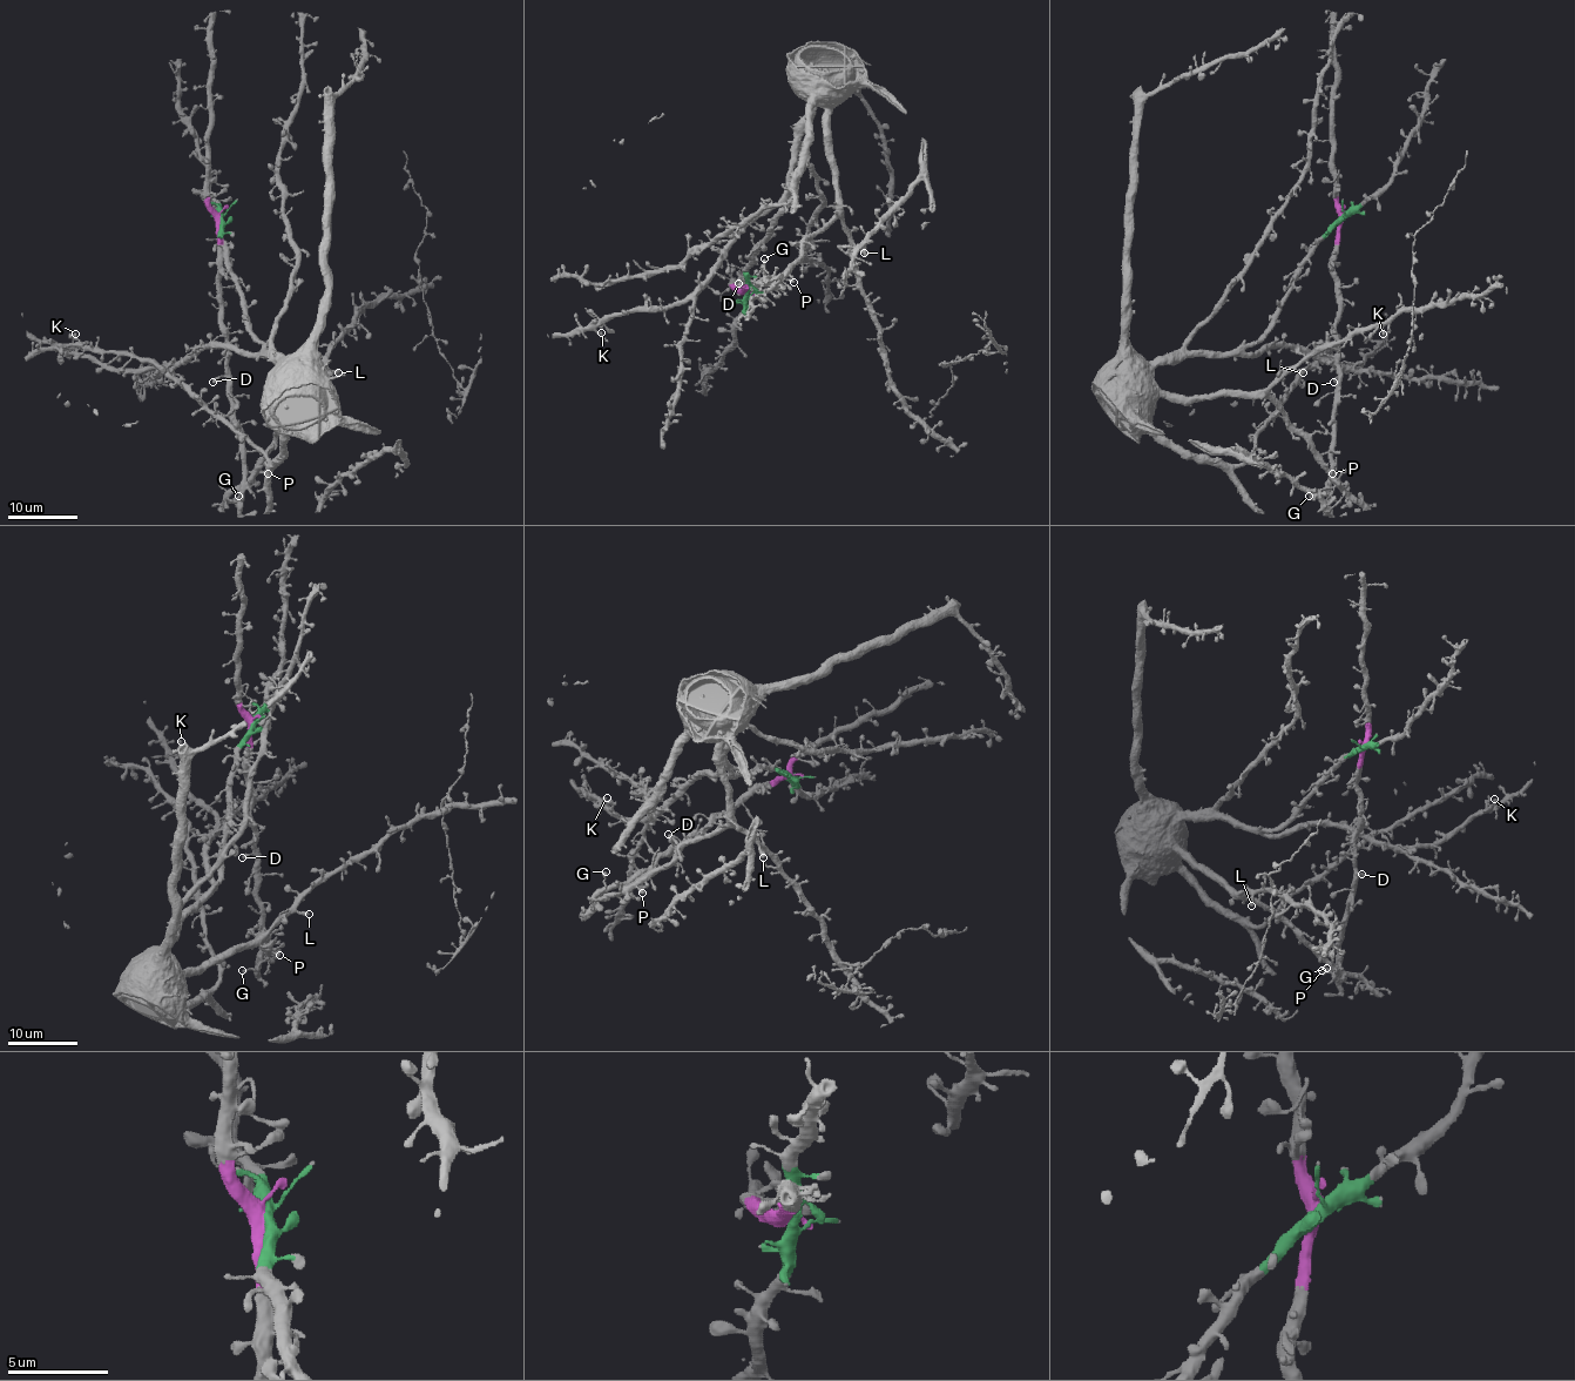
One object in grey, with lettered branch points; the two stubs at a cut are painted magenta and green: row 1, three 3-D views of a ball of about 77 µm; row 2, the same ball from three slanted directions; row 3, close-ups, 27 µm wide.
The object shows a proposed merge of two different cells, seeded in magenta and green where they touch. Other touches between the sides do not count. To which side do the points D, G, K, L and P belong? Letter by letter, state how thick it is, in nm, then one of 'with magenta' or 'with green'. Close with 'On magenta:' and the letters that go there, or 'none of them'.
D: 440 nm | with magenta
G: 320 nm | with magenta
K: 320 nm | with green
L: 440 nm | with green
P: 400 nm | with green
On magenta: D, G

